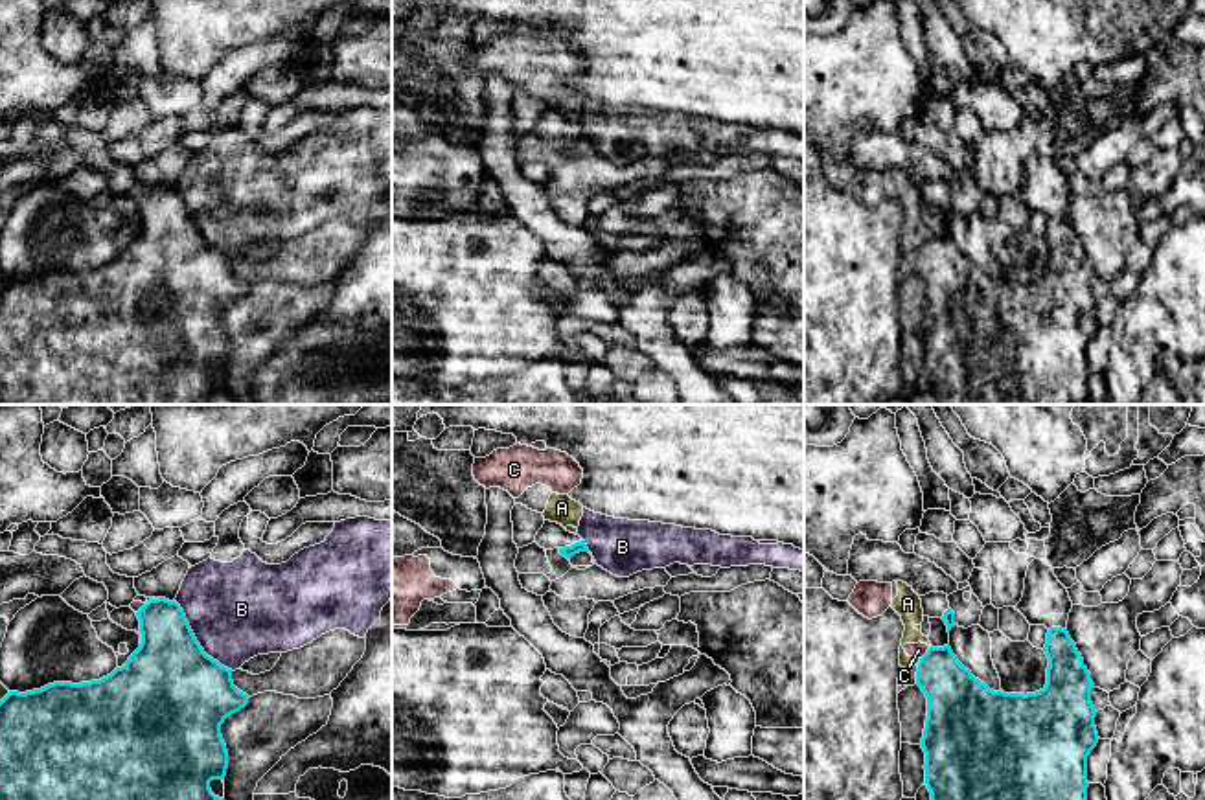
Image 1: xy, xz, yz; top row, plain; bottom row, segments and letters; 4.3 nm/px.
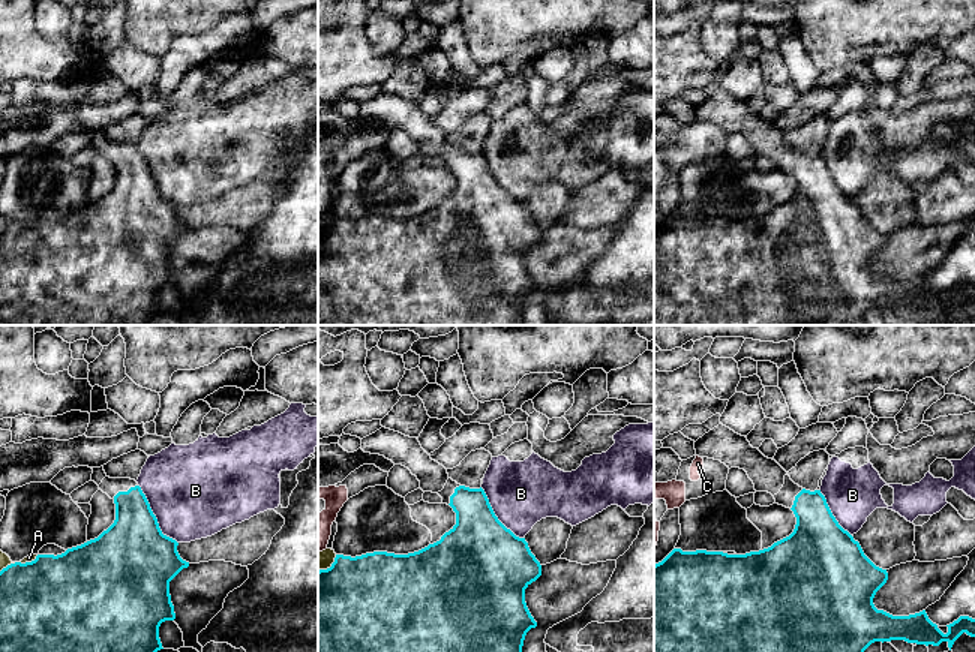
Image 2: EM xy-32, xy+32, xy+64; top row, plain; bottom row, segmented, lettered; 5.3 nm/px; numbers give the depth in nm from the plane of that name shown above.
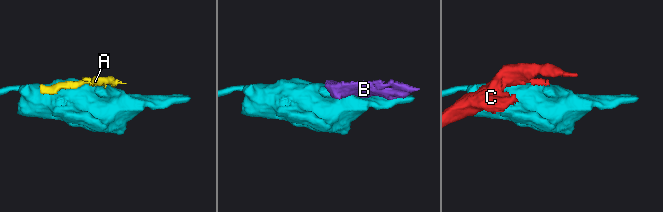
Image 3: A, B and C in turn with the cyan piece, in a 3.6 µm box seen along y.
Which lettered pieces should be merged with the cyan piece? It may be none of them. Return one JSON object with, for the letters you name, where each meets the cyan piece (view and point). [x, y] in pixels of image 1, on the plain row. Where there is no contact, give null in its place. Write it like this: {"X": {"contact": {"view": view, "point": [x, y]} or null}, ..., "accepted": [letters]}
{"accepted": []}

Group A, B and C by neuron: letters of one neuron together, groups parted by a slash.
A B C

